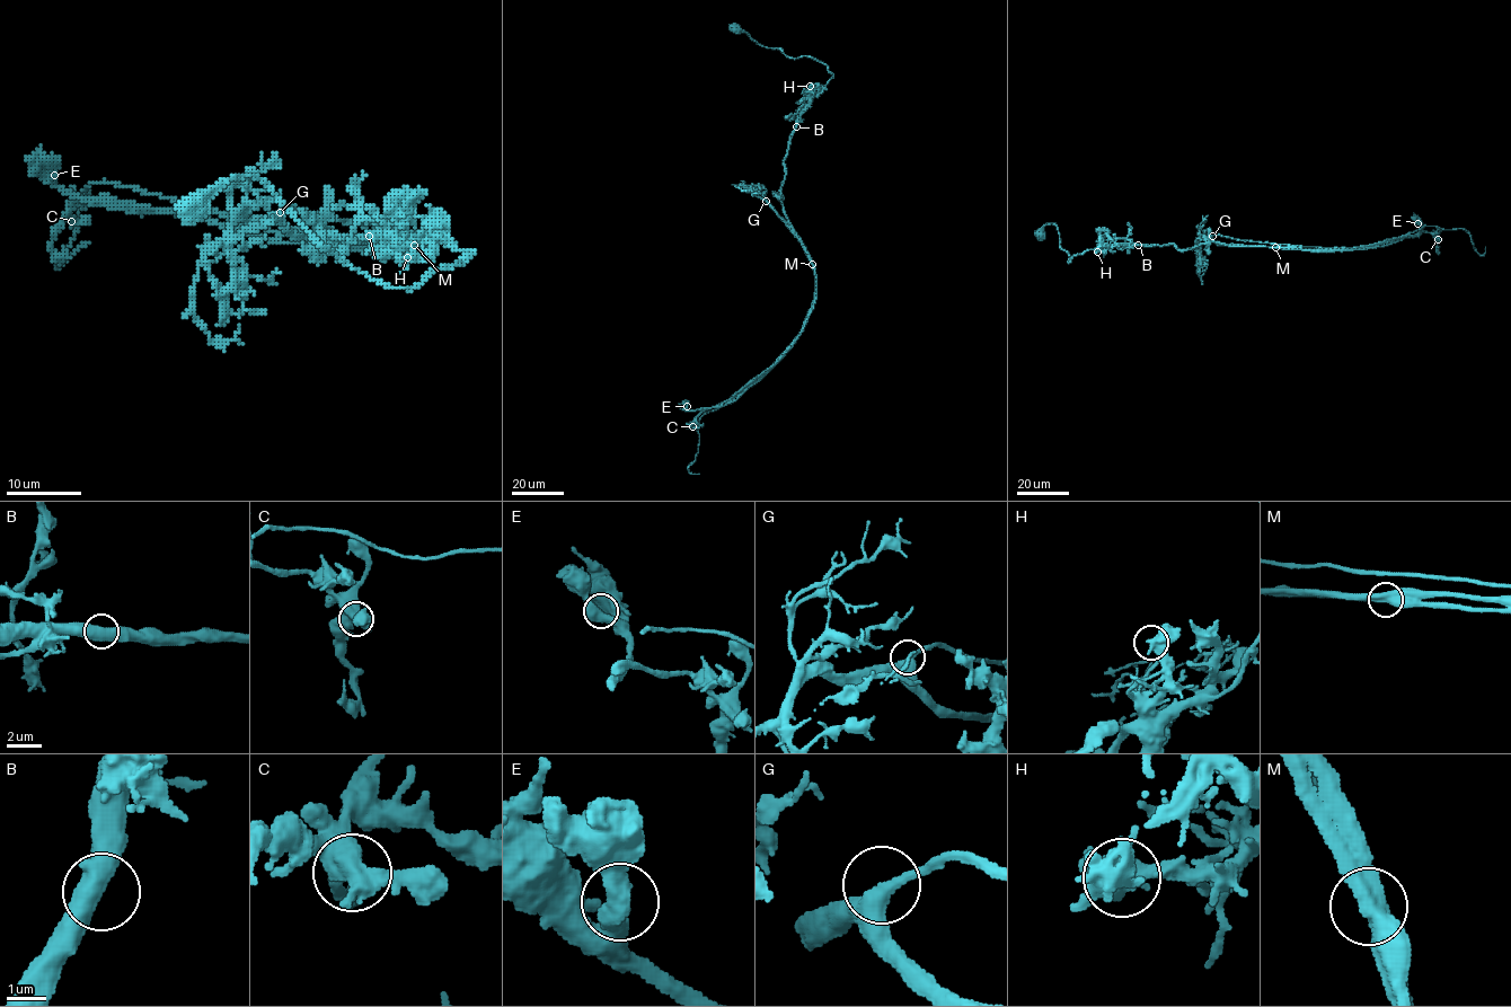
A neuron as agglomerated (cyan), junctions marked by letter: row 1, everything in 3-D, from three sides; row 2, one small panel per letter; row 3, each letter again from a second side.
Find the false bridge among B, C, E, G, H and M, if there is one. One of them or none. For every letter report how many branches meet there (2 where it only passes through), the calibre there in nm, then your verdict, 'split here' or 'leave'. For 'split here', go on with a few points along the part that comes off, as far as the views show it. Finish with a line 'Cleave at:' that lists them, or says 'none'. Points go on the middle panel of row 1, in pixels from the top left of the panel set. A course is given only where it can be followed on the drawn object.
B: 2 | 550 nm | leave
C: 2 | 480 nm | leave
E: 2 | 550 nm | leave
G: 2 | 440 nm | leave
H: 2 | 600 nm | leave
M: 2 | 550 nm | split here | (812, 264), (816, 279), (814, 303), (803, 330), (759, 378), (700, 418), (698, 451), (688, 468), (699, 474)
Cleave at: M

